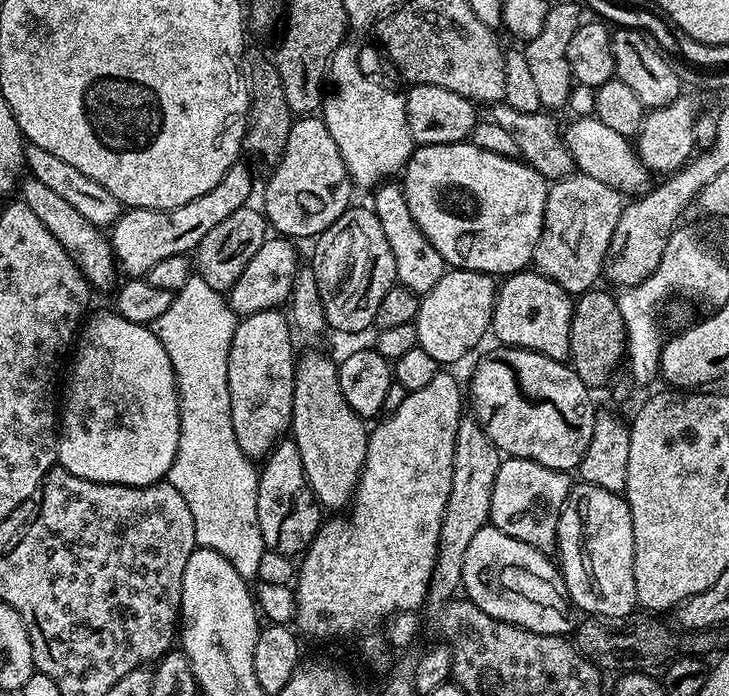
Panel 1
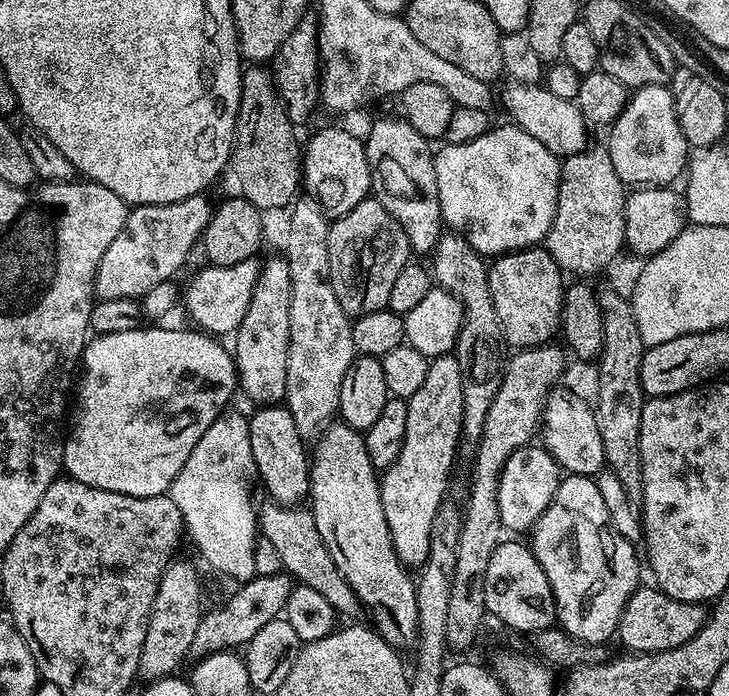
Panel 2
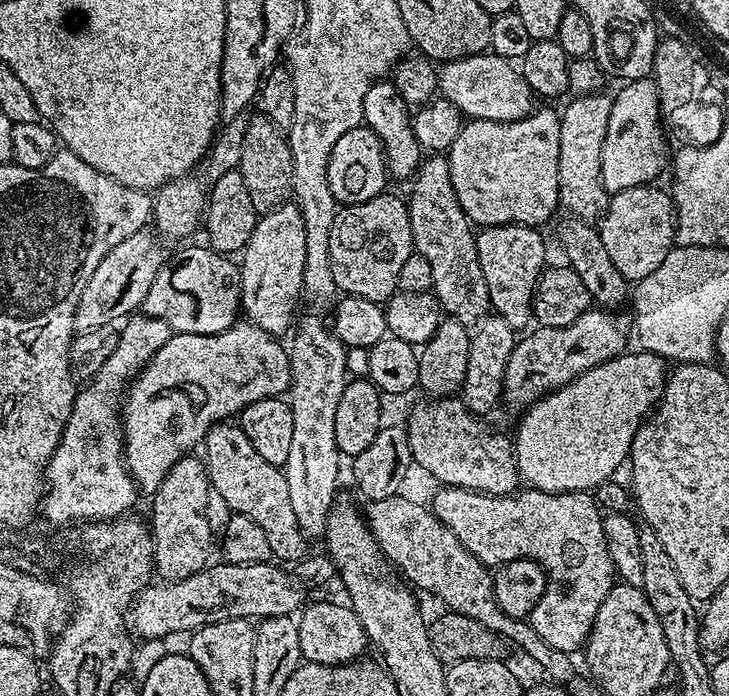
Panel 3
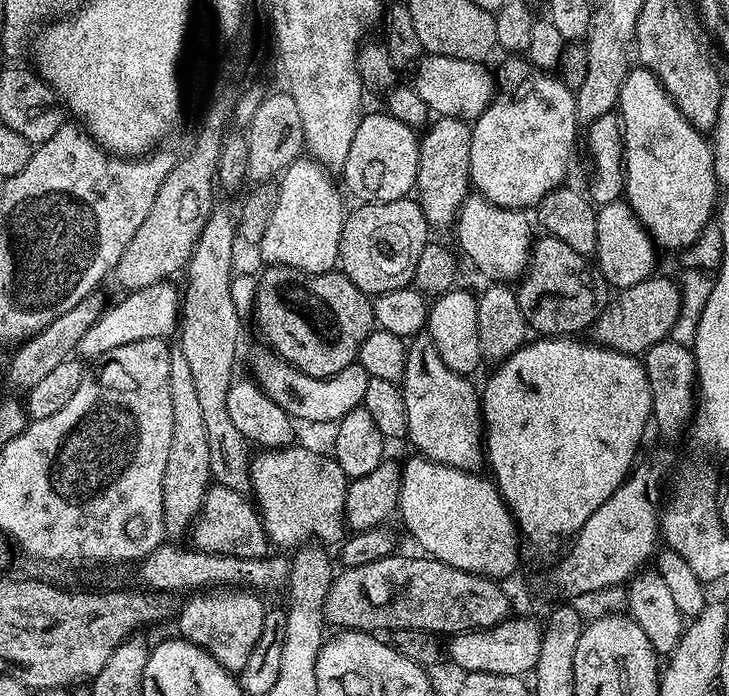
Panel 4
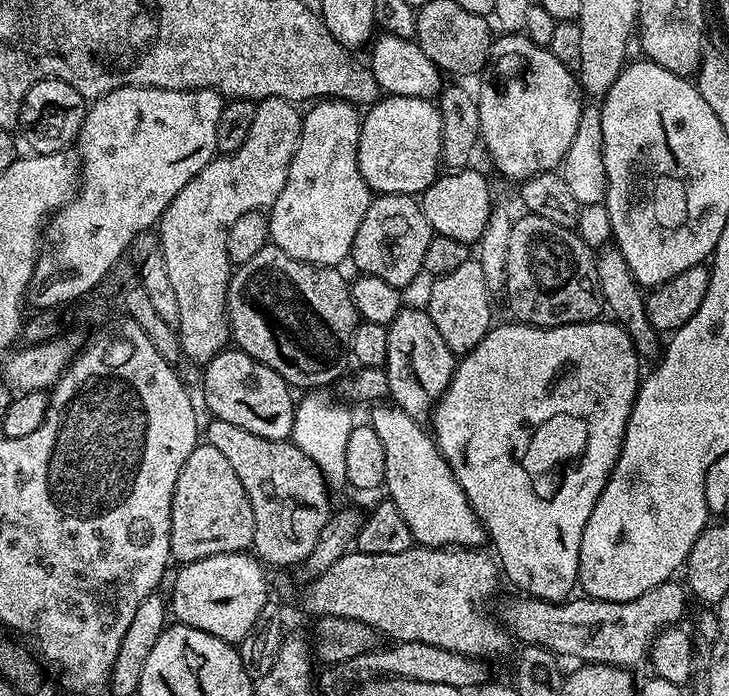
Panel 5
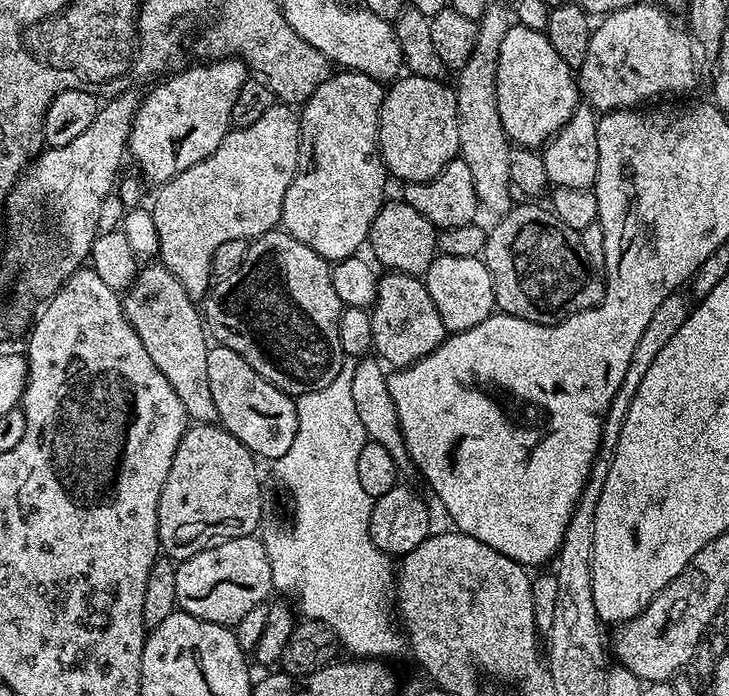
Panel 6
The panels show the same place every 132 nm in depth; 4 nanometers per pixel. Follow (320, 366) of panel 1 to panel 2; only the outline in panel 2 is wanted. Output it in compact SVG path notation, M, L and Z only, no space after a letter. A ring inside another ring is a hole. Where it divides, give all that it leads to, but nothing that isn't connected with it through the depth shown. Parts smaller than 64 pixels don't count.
M343 422L329 424L311 449L308 477L310 511L318 526L318 534L322 534L322 542L326 542L326 550L330 550L330 558L334 558L334 566L338 566L338 574L346 578L350 590L354 590L360 600L361 609L372 619L369 620L371 627L386 643L397 650L403 649L403 644L411 645L416 639L418 626L416 582L409 569L397 559L392 546L386 513L382 511L381 477L370 462L370 454L366 454L363 435Z

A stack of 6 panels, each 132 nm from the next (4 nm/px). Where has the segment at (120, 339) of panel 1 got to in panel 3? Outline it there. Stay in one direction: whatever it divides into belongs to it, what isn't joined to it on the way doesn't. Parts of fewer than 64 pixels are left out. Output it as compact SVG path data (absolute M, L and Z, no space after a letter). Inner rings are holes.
M237 322L231 328L227 328L225 332L218 334L186 334L185 332L177 332L166 342L166 346L162 346L162 350L158 350L152 357L148 359L144 369L135 380L131 381L130 387L127 389L126 397L122 404L122 423L124 426L124 466L128 469L128 475L135 482L137 489L141 493L151 494L158 490L158 486L162 486L162 482L166 478L166 474L170 474L172 467L181 460L183 456L189 455L193 450L199 449L204 442L204 436L214 425L227 421L229 418L235 417L243 412L246 406L250 406L259 400L269 398L280 398L291 389L292 386L292 362L289 353L280 345L281 341L275 336L266 334L258 326L254 326L250 322Z

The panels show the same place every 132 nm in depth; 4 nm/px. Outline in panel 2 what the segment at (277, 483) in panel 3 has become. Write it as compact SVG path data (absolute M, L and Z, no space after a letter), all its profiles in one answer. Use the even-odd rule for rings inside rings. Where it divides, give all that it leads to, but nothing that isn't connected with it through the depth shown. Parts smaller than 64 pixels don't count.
M271 498L265 499L265 501L265 504L261 503L258 508L258 532L263 539L268 540L275 547L278 558L282 558L283 571L291 576L296 584L305 584L310 586L310 590L322 594L322 598L326 598L326 602L330 602L330 606L341 617L359 617L356 615L361 615L362 612L360 600L354 594L354 590L350 590L346 578L342 578L342 574L338 574L338 566L334 566L334 558L330 558L330 550L326 550L326 542L322 542L322 534L318 534L318 526L314 522L311 511L304 506L278 504Z

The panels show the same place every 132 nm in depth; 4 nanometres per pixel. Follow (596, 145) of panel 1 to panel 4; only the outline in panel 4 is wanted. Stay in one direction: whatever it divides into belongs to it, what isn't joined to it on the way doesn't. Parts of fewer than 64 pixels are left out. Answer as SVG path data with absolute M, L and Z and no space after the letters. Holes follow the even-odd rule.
M425 55L415 65L417 68L414 87L418 98L422 98L422 102L426 102L429 113L437 117L458 116L462 120L475 121L496 97L498 85L493 69L488 69L488 66L487 63L478 60Z

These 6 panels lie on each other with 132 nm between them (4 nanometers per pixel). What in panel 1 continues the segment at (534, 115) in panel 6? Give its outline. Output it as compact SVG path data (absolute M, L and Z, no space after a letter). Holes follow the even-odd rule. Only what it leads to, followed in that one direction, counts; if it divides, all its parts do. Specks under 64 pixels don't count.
M422 144L402 169L404 197L414 214L414 222L430 238L449 269L465 268L485 272L493 278L523 272L532 264L532 255L544 225L549 181L523 159L494 154L476 144Z

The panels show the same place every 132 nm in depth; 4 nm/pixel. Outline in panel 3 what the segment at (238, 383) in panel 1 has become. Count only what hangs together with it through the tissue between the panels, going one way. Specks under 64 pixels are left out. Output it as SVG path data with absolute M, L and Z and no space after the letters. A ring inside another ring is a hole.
M295 203L283 204L257 219L254 234L250 234L250 242L246 242L239 257L238 267L243 315L266 334L283 337L283 332L293 327L296 303L299 305L302 300L306 270L306 226Z

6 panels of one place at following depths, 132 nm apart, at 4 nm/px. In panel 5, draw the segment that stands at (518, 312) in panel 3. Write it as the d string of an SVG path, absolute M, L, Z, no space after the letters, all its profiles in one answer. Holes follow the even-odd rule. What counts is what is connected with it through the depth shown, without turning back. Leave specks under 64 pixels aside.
M476 166L448 170L437 175L436 181L426 191L419 193L418 199L422 214L426 214L426 222L435 235L454 238L469 246L475 245L486 230L494 203L492 188Z

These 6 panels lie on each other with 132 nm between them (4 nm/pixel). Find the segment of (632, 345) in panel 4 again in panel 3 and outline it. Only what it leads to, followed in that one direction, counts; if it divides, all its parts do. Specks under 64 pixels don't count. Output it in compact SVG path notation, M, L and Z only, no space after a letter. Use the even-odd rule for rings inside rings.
M593 306L574 322L570 322L570 326L537 327L536 332L527 333L529 336L525 340L524 337L517 339L514 354L510 354L510 362L506 366L503 403L508 403L512 408L527 410L537 400L565 388L571 380L586 374L586 370L602 366L621 355L629 347L630 332L624 329L623 322L616 316L619 315Z

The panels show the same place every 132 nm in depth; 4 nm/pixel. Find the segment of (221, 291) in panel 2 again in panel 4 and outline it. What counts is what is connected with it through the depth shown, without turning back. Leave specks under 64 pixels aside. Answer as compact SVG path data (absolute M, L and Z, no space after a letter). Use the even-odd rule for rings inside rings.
M167 279L154 286L139 288L137 292L128 292L116 305L105 307L104 313L82 334L78 352L85 361L95 362L110 350L118 346L126 346L130 342L138 342L146 338L159 340L171 337L177 331L180 318L181 293L172 285L173 281Z

